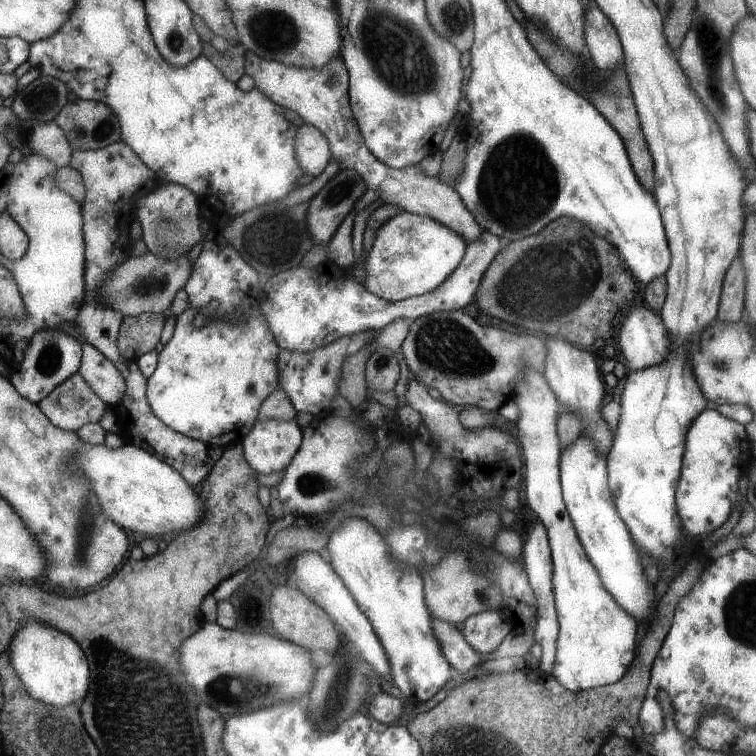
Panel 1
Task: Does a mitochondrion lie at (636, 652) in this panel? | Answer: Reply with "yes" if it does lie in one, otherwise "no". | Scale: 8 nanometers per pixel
no

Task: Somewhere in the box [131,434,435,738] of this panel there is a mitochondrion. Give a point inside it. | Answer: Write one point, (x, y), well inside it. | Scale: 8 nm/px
(230, 690)

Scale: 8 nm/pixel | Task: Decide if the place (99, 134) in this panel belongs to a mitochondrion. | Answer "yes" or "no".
yes

